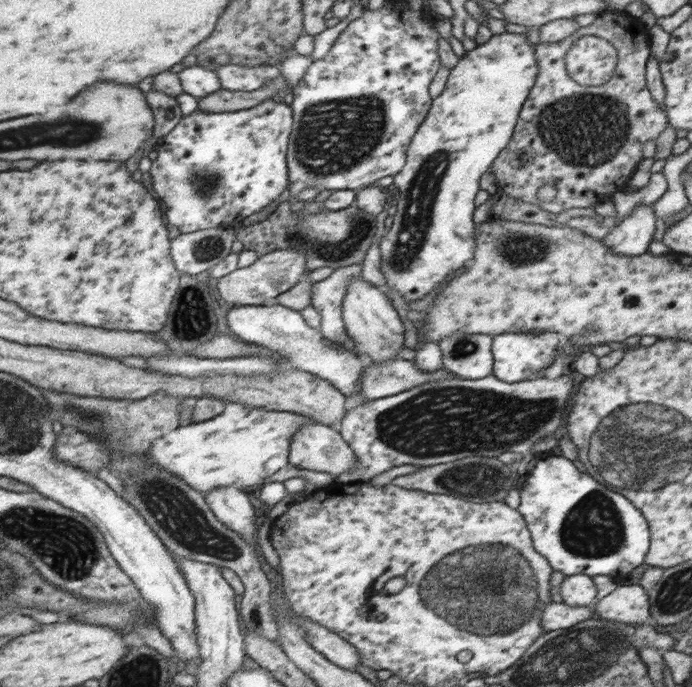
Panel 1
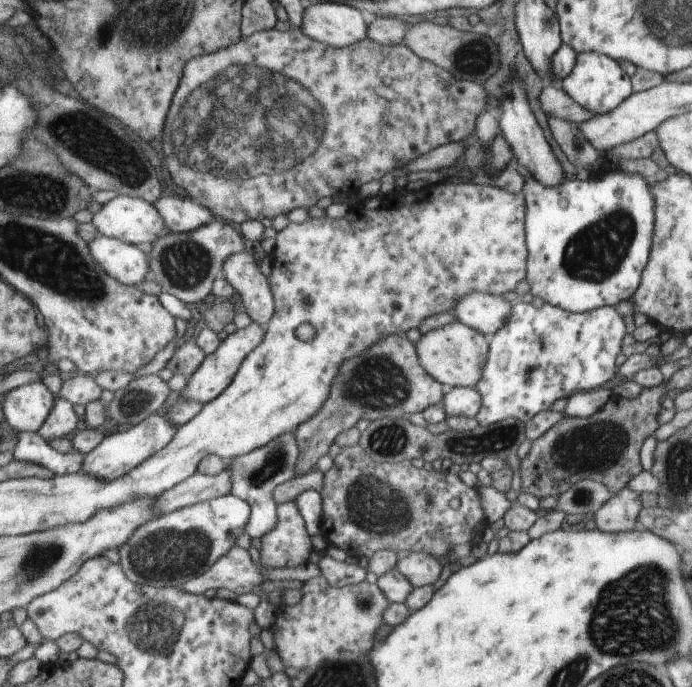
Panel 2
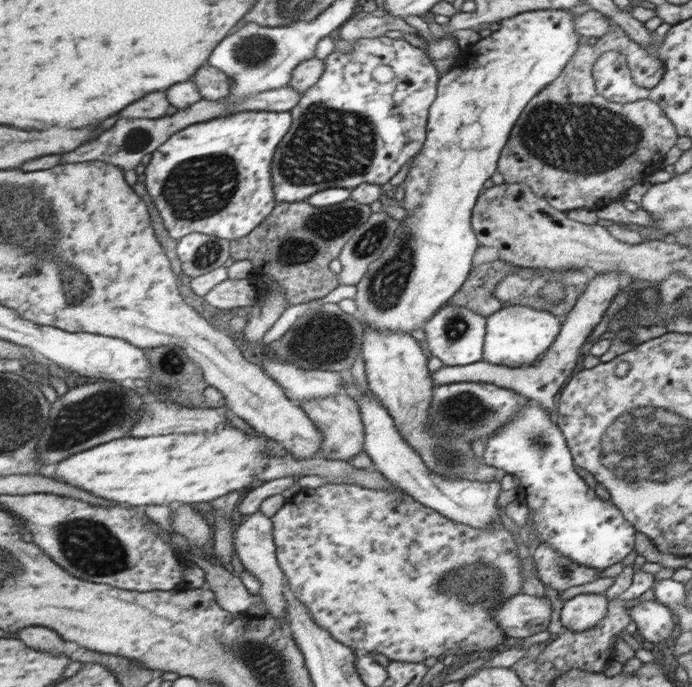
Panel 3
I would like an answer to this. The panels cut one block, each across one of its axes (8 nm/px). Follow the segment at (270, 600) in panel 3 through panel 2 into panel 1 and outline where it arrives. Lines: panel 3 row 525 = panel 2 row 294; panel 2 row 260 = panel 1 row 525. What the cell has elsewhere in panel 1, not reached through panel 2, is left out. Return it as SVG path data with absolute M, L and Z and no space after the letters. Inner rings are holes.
M217 487L205 492L205 502L229 529L245 537L253 545L253 534L258 521L245 493L235 487Z

